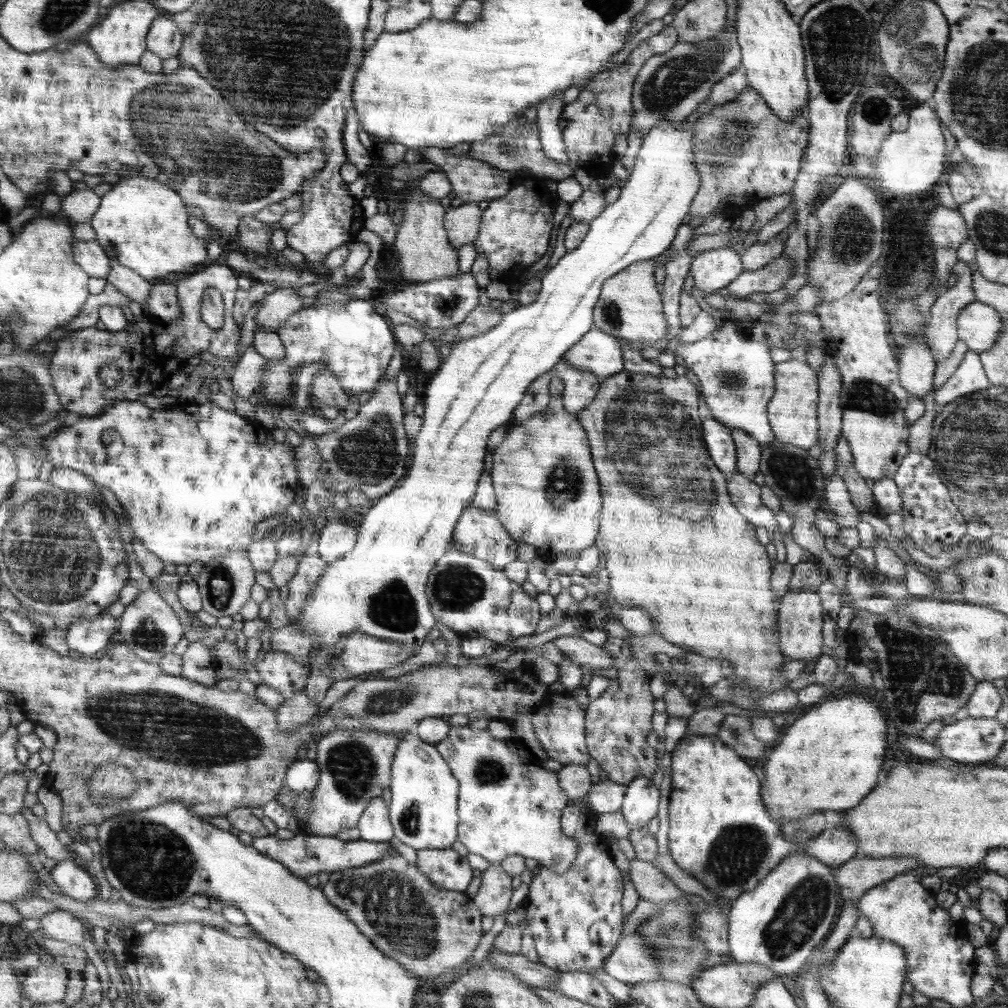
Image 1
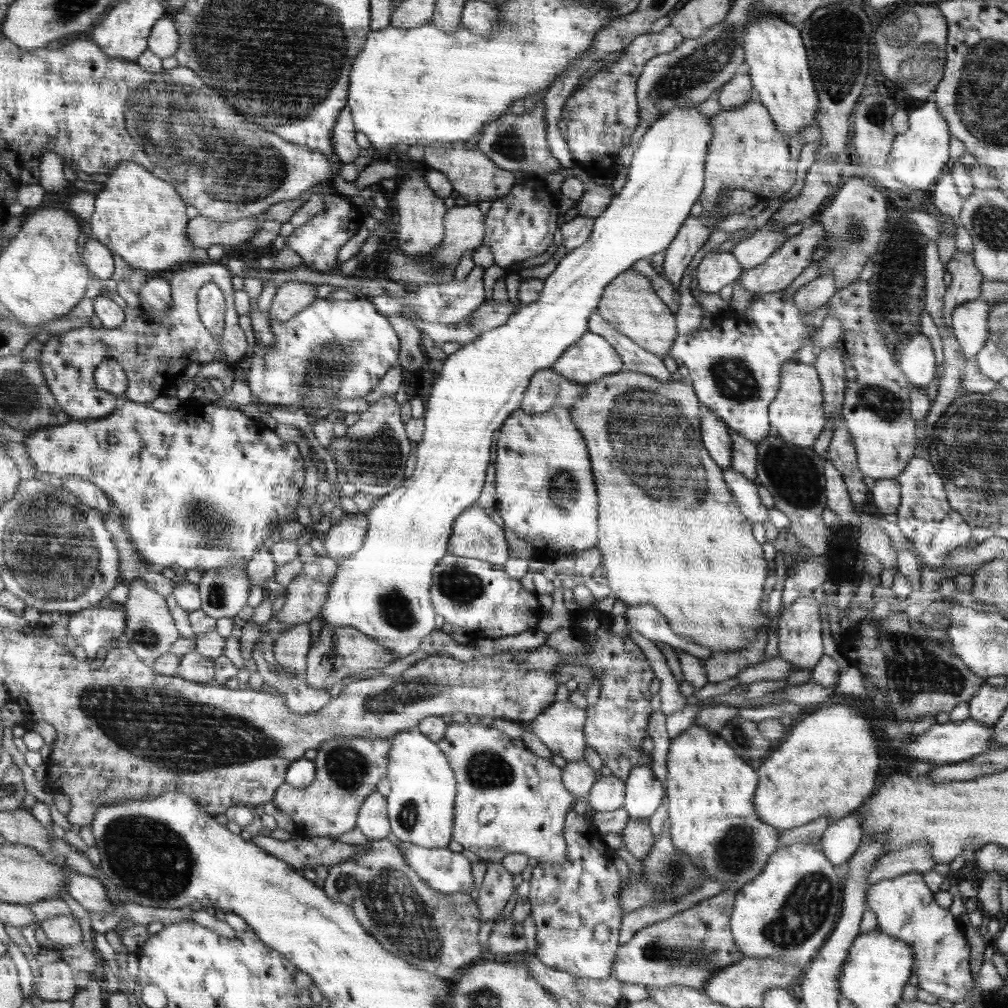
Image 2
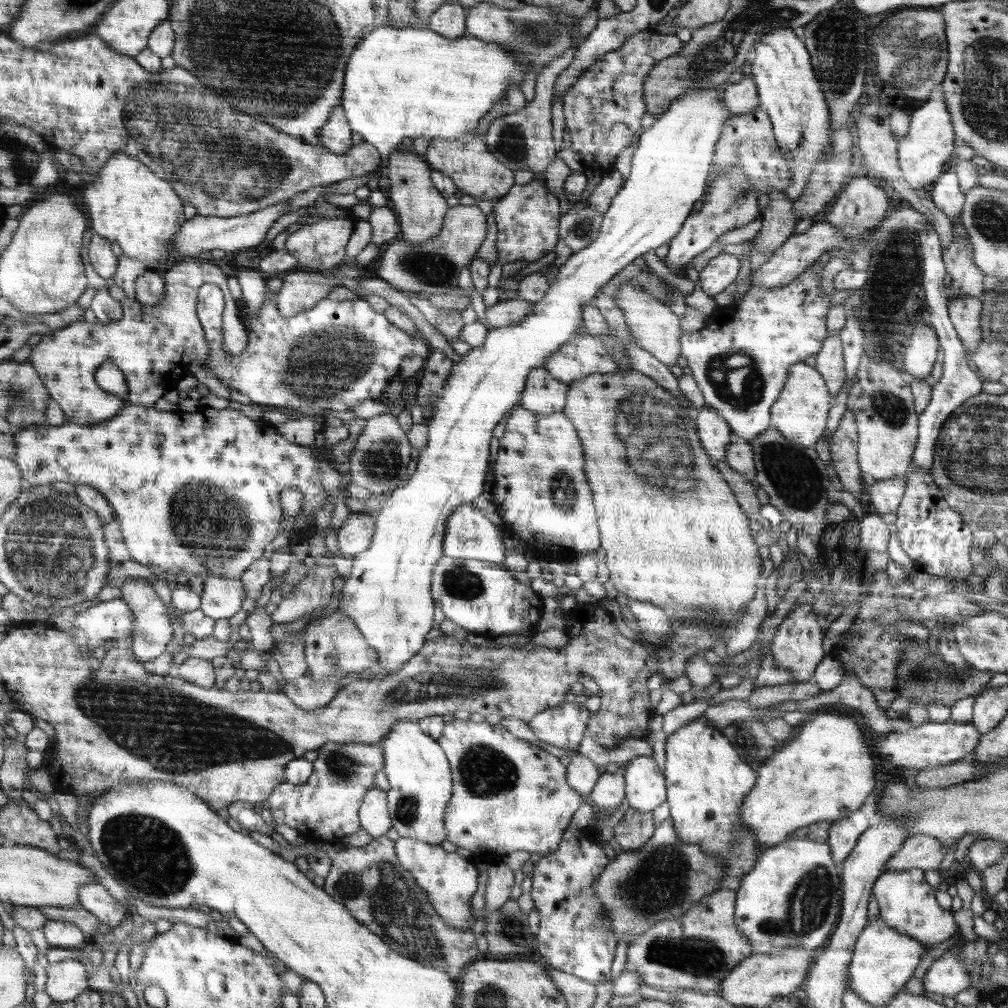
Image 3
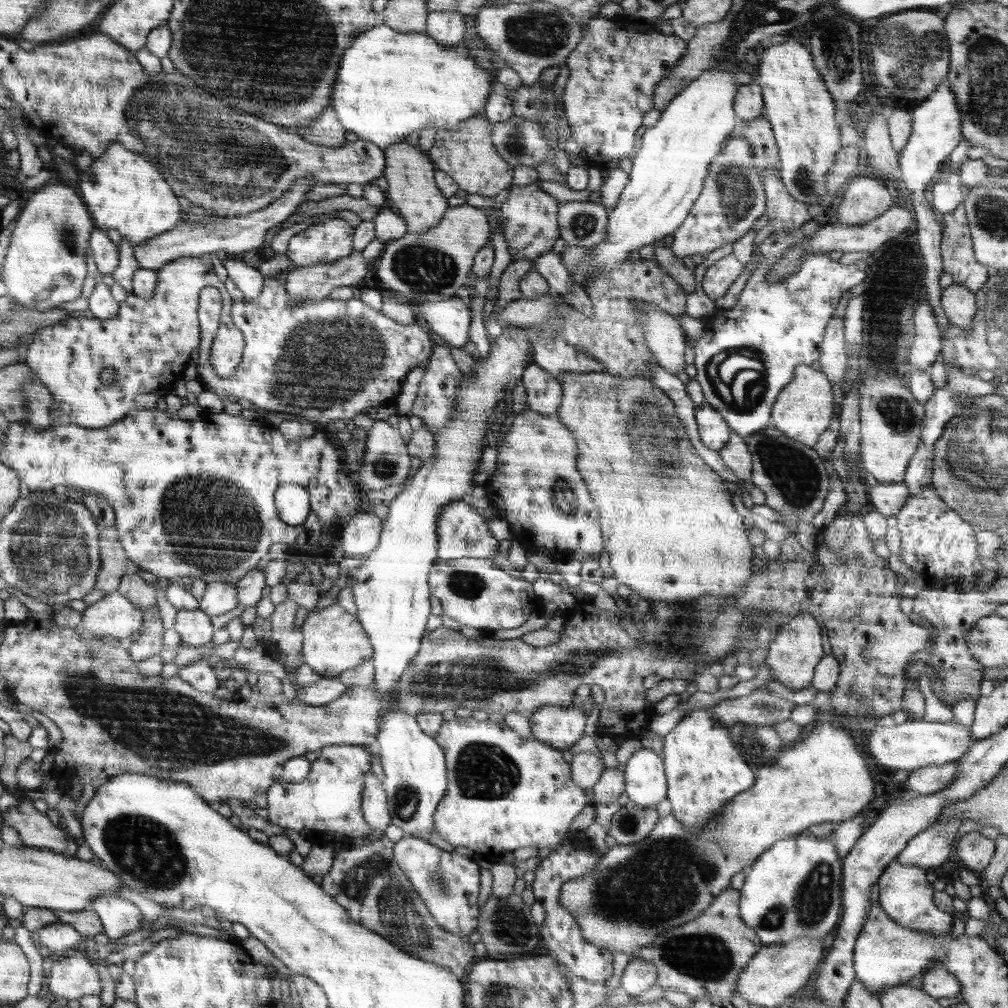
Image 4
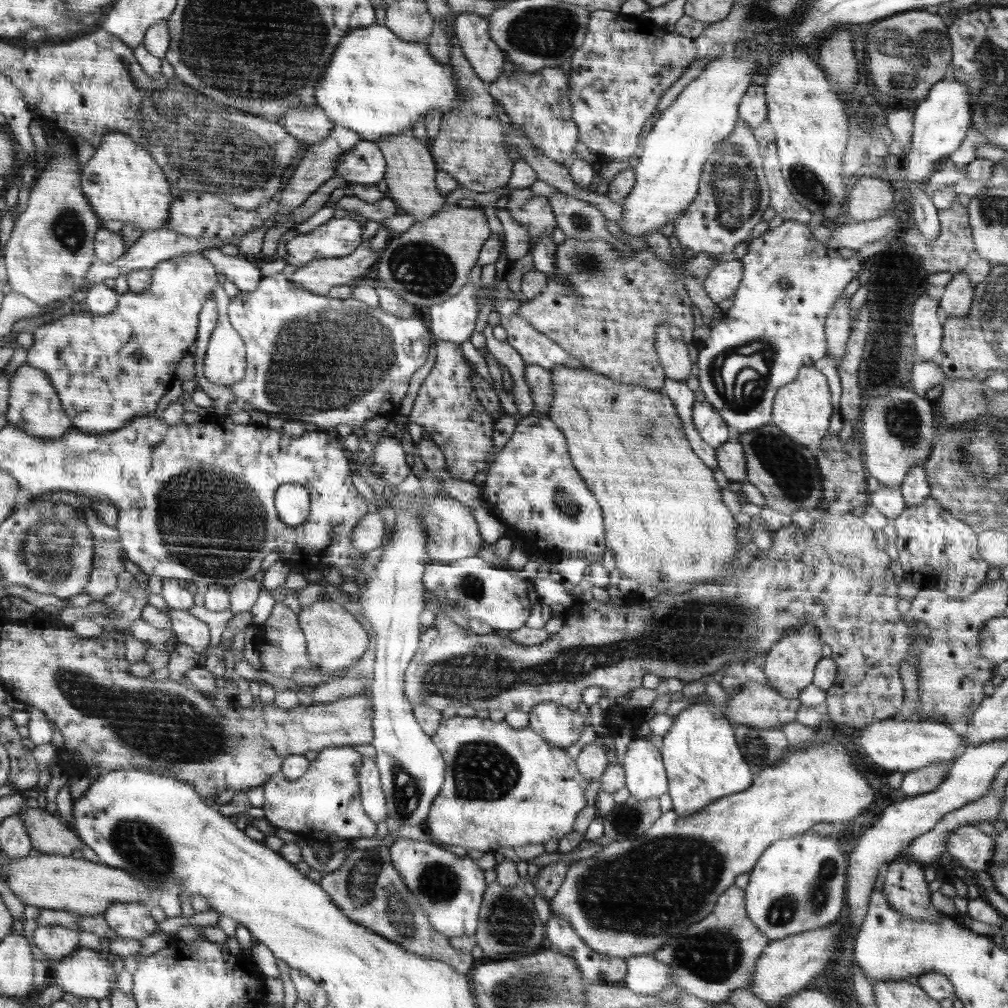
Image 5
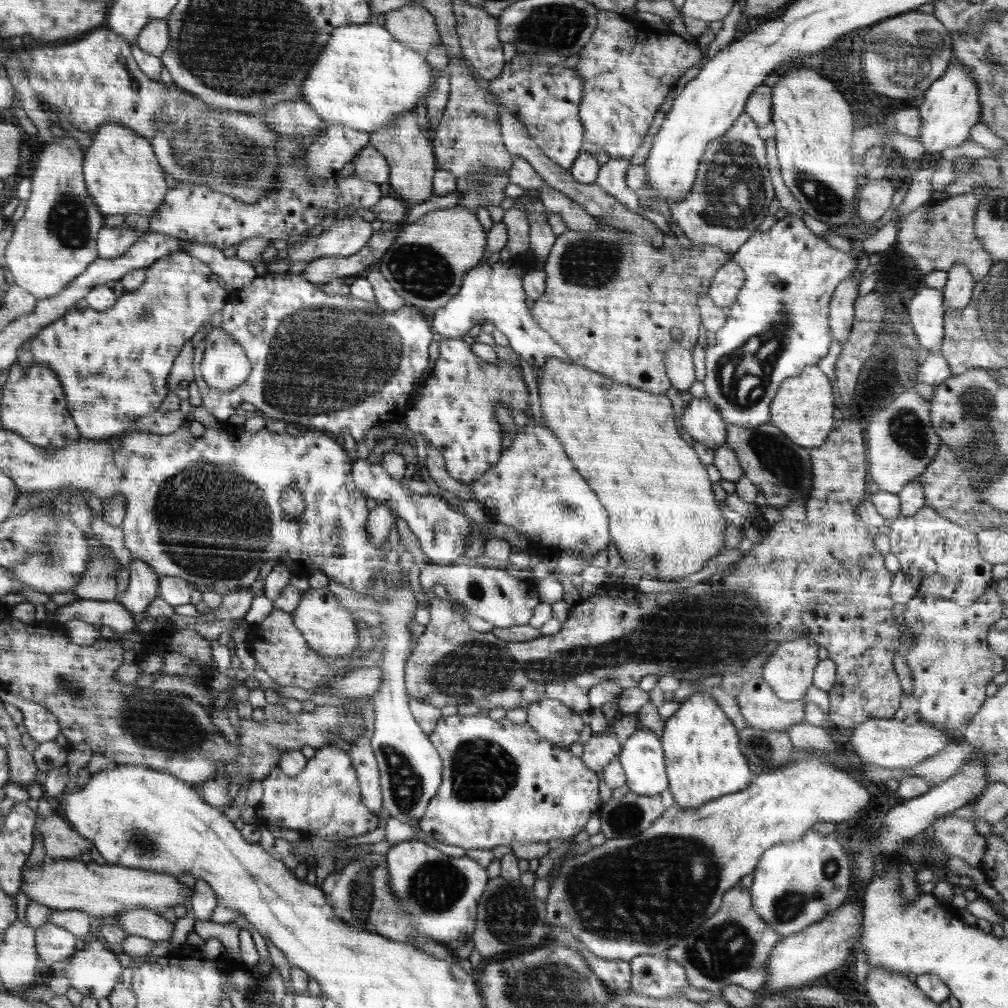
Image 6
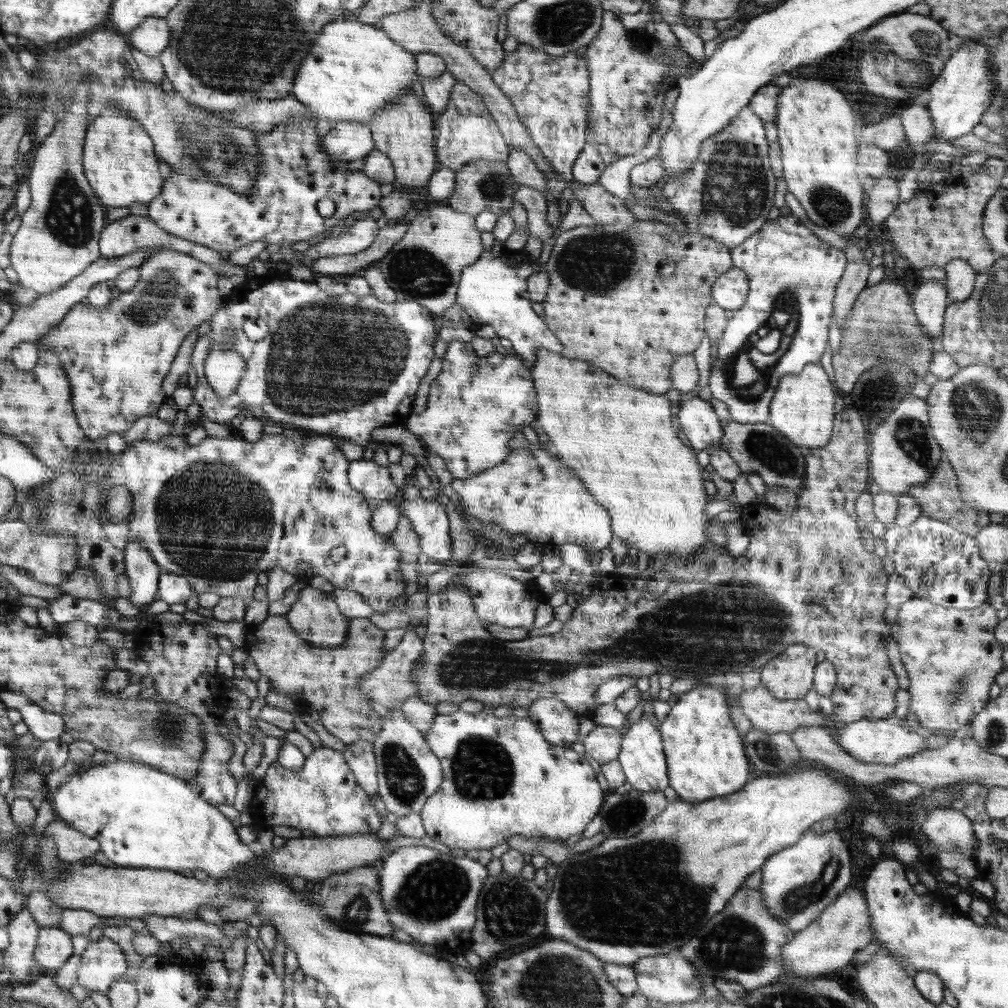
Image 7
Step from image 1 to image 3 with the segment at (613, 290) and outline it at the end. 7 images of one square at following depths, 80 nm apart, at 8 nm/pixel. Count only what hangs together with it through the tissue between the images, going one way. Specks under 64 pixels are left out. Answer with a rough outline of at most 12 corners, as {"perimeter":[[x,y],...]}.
{"perimeter":[[643,288],[615,297],[638,345],[666,366],[680,356],[680,318]]}

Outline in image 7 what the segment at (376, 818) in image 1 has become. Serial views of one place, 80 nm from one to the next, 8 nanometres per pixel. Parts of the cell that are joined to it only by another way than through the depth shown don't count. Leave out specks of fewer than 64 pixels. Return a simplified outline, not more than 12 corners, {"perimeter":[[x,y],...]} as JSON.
{"perimeter":[[358,740],[341,753],[367,794],[378,795],[373,742]]}

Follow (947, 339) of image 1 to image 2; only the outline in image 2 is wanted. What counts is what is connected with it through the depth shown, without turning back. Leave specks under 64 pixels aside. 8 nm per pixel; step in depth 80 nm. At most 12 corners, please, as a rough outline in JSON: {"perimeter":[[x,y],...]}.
{"perimeter":[[954,252],[945,264],[952,282],[945,290],[943,319],[976,300],[982,273],[973,254]]}

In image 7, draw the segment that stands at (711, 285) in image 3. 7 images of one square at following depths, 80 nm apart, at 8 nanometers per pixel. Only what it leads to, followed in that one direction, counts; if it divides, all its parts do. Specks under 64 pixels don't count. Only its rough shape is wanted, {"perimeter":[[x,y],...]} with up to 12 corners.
{"perimeter":[[733,267],[717,278],[712,296],[732,313],[747,302],[747,273]]}

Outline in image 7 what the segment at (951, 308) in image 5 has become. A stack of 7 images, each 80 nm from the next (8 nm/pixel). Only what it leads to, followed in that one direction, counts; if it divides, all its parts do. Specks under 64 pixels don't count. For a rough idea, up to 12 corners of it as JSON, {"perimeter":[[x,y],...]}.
{"perimeter":[[956,259],[944,267],[947,304],[970,298],[976,272]]}

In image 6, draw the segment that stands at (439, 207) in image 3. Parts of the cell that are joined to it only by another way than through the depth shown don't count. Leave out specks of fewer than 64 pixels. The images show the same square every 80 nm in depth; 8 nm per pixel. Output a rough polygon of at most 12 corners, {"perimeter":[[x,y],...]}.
{"perimeter":[[416,112],[369,134],[408,208],[436,196],[428,134]]}

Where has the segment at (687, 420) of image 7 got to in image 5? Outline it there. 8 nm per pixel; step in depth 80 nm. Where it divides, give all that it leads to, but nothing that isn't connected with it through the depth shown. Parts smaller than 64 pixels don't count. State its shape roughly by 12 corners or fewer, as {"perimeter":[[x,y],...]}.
{"perimeter":[[695,401],[694,428],[718,448],[733,431],[712,403]]}

